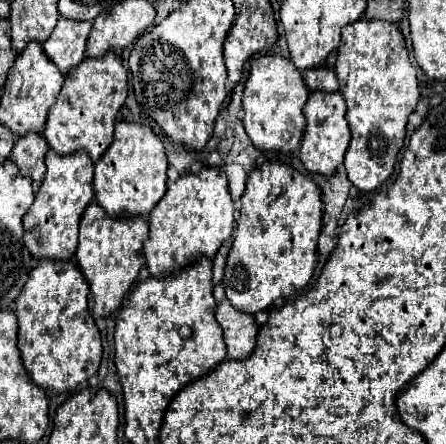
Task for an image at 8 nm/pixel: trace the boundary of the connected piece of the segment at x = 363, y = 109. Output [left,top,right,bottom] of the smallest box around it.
[336,20,420,192]

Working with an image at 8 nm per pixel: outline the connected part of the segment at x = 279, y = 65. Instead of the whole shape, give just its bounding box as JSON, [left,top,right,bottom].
[242,56,308,154]

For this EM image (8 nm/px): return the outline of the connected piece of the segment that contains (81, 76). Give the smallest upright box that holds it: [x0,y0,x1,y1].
[44,52,128,162]

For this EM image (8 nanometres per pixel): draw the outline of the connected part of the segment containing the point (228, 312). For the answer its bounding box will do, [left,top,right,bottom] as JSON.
[216,300,258,360]

